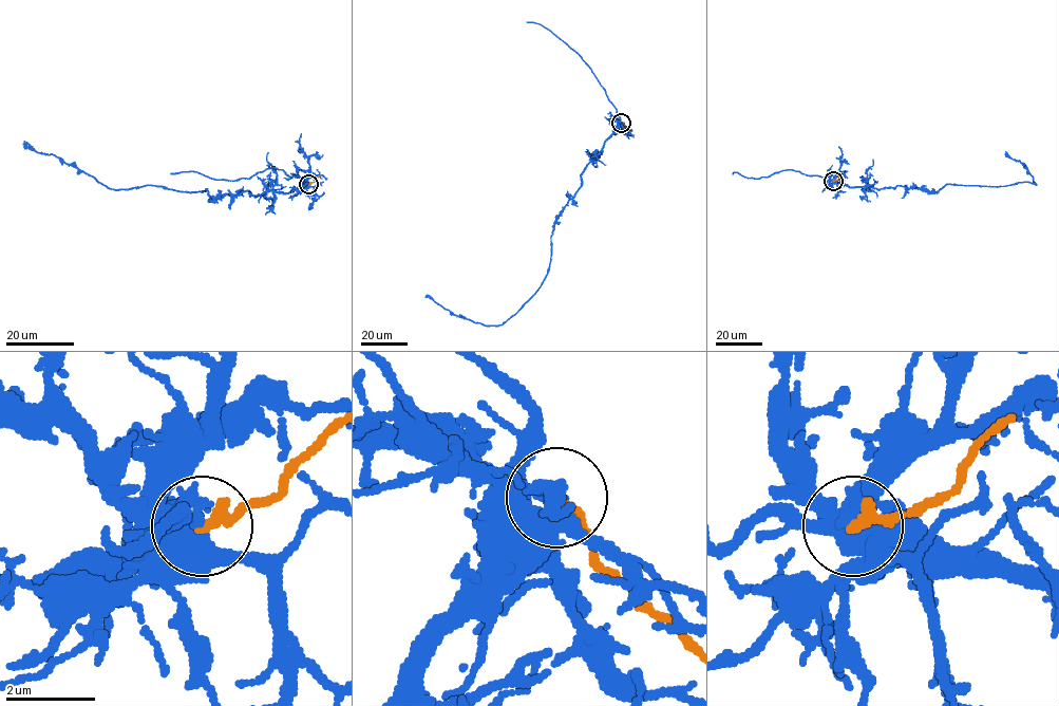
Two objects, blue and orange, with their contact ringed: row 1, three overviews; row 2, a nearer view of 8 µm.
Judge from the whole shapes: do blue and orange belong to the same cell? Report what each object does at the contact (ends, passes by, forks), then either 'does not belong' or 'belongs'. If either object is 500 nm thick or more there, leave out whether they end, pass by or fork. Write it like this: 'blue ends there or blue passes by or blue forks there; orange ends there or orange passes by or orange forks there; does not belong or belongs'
blue ends there; orange ends there; does not belong

